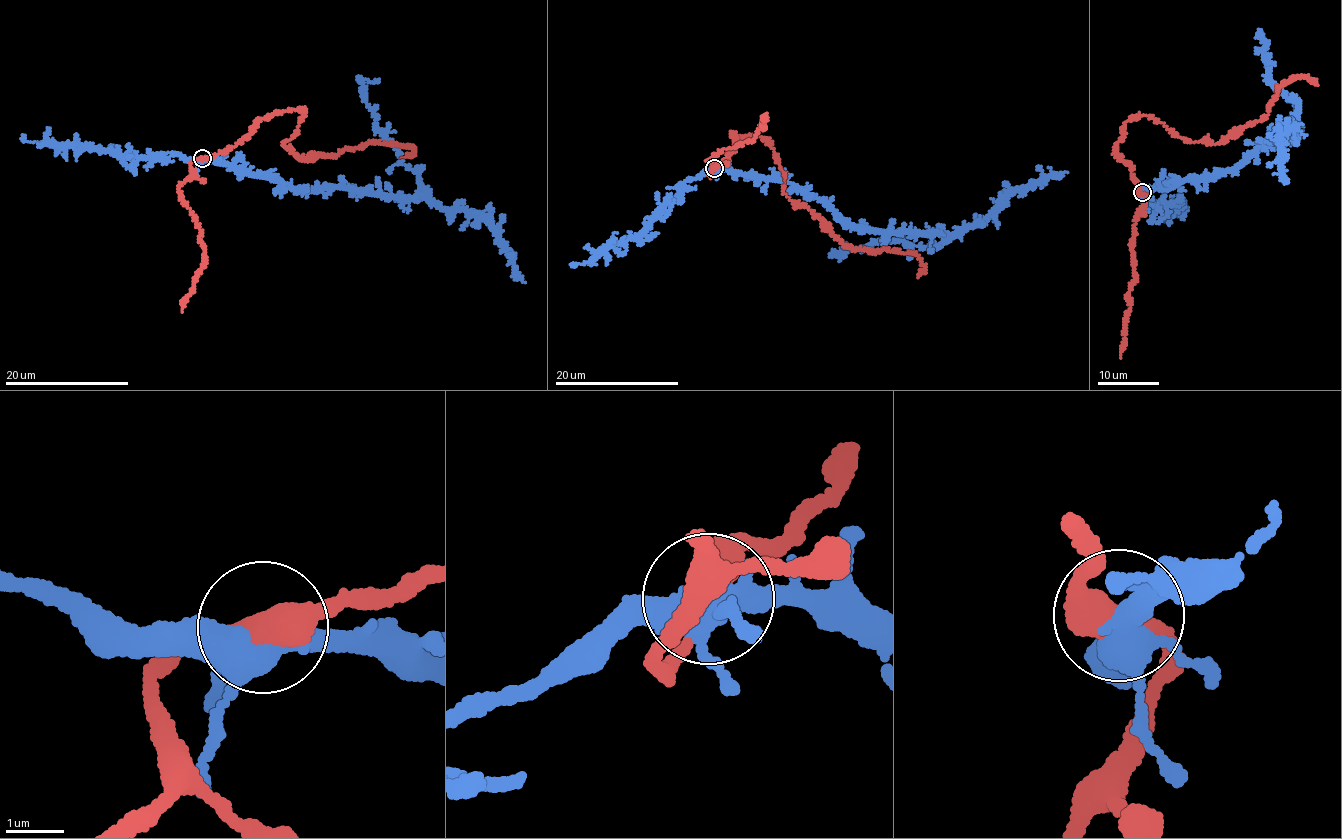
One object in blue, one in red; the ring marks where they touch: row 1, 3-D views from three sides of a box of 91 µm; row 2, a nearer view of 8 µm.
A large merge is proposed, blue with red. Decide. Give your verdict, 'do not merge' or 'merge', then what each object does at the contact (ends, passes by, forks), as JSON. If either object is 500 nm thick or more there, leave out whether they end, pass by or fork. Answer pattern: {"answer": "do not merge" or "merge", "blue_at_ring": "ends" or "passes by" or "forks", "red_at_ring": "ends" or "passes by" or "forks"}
{"answer": "do not merge", "blue_at_ring": "forks", "red_at_ring": "passes by"}

